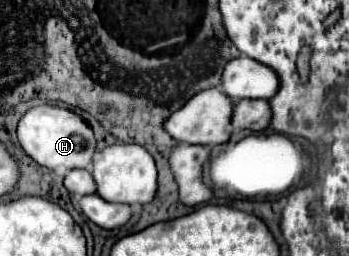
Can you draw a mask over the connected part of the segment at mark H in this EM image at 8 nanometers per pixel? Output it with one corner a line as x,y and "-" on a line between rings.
56,105
32,107
18,123
18,139
24,147
24,151
42,167
74,169
64,179
64,187
72,195
96,193
96,181
86,171
86,167
90,167
94,151
96,151
96,137
94,137
92,127
80,115
76,115
70,109
56,107

